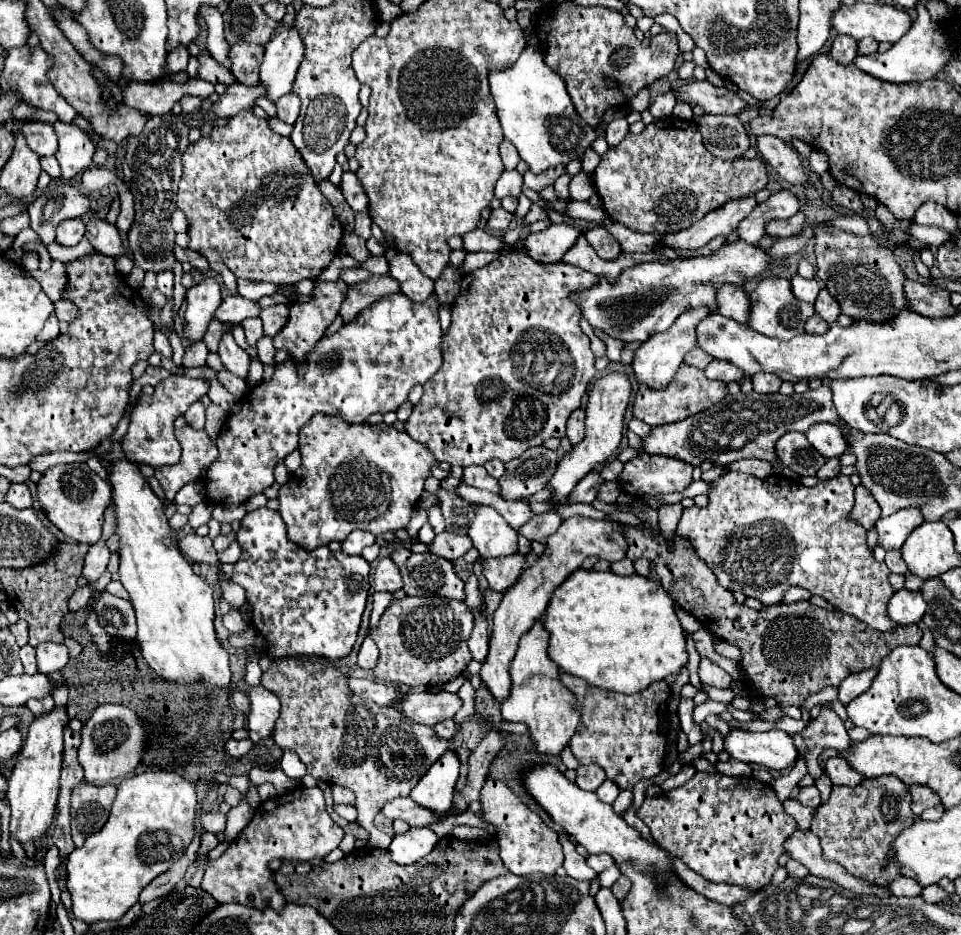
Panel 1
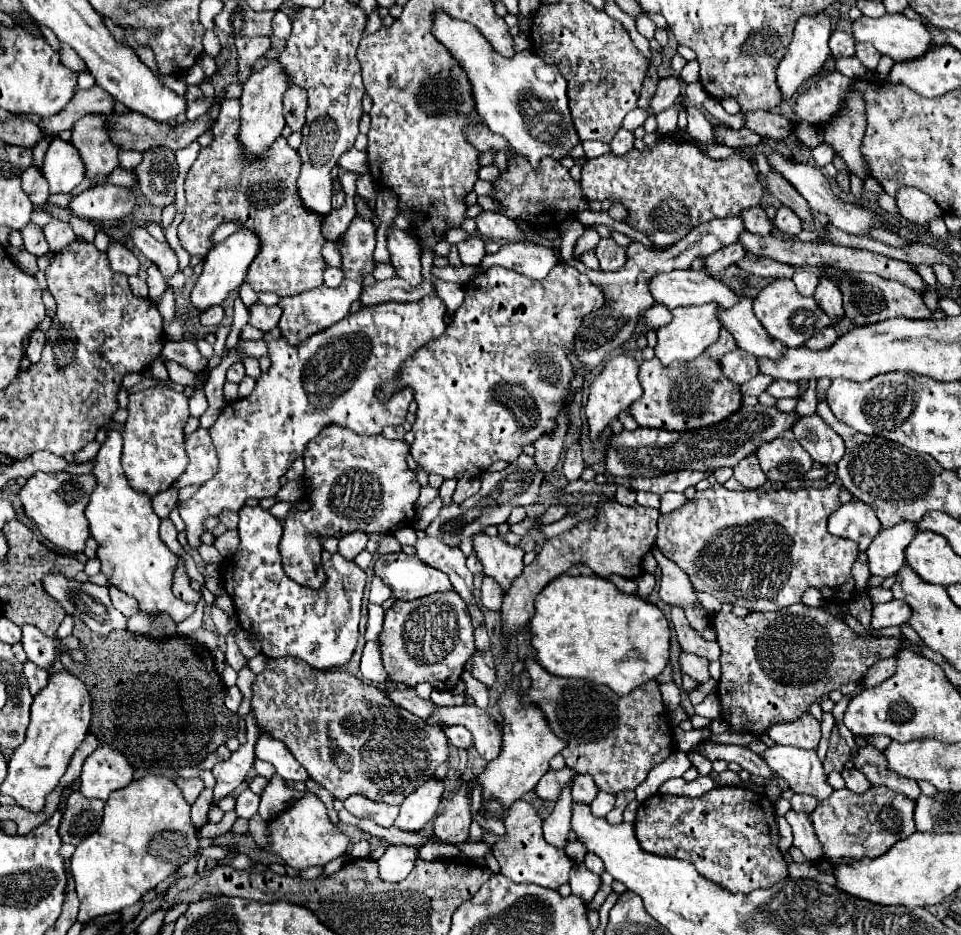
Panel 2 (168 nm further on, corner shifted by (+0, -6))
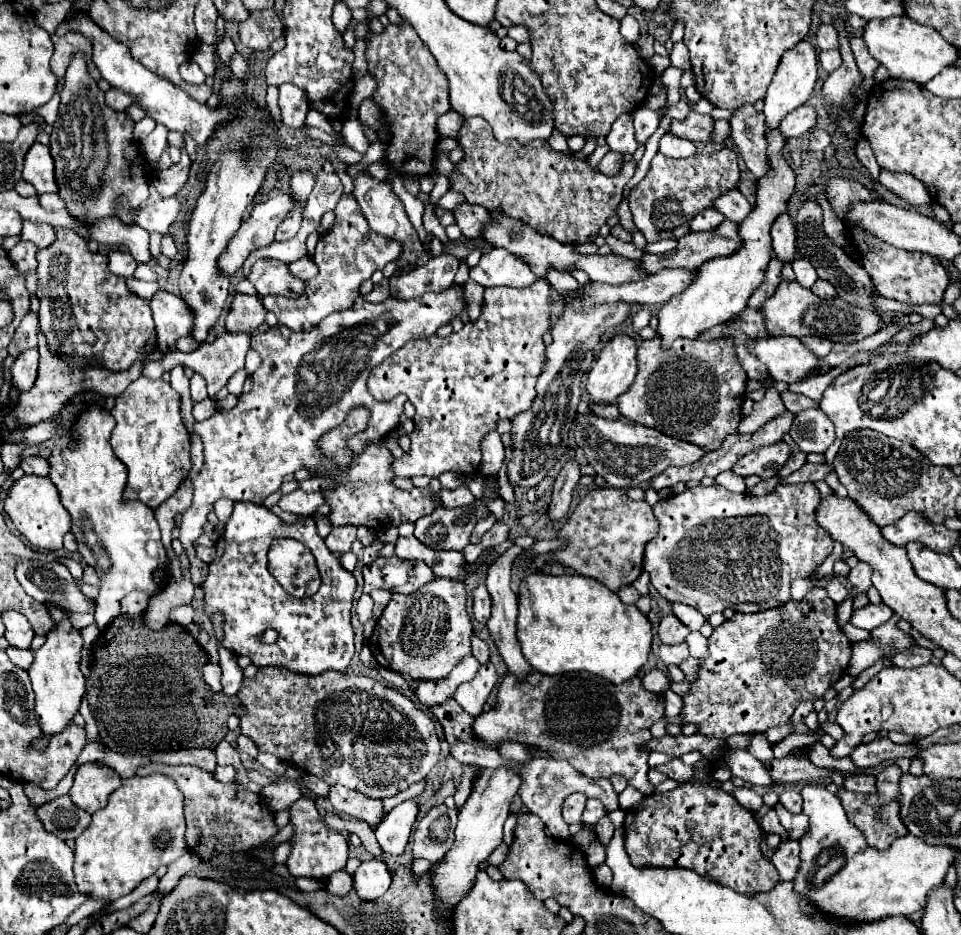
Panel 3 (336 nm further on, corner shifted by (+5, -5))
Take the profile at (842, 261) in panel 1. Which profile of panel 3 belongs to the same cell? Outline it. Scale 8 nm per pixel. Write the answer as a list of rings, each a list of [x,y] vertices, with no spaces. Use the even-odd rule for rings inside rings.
[[[743,104],[733,112],[731,136],[737,144],[741,158],[745,160],[747,168],[755,174],[757,180],[769,172],[767,162],[767,140],[765,140],[765,116],[755,112],[751,104]]]

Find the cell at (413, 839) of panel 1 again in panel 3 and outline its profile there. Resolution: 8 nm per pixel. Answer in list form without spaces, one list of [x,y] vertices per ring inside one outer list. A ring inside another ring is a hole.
[[[377,858],[363,862],[353,874],[353,884],[363,900],[375,900],[383,896],[391,886],[389,864]]]

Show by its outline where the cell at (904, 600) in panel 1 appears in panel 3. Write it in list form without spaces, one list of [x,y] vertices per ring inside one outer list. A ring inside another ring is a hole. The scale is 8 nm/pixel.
[[[879,602],[879,604],[867,604],[865,608],[855,610],[849,622],[857,628],[871,632],[871,630],[879,628],[881,624],[885,624],[891,616],[893,616],[893,610],[887,608],[883,602]]]

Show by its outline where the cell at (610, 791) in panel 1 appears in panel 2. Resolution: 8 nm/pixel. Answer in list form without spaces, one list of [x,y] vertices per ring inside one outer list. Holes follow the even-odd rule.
[[[598,791],[596,799],[590,805],[594,817],[606,817],[606,813],[612,811],[612,807],[614,807],[614,795],[610,795],[606,791]]]

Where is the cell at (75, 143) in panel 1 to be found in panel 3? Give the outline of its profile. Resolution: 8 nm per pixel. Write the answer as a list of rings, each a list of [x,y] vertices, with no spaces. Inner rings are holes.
[[[35,142],[25,156],[25,168],[23,168],[23,180],[31,182],[37,190],[37,194],[57,194],[57,178],[55,178],[55,164],[53,156],[49,152],[49,146],[43,146]]]

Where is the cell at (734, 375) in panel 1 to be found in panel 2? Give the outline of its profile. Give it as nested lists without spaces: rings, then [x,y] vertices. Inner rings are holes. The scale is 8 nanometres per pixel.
[[[736,349],[732,353],[728,353],[726,357],[722,357],[722,369],[726,373],[726,377],[730,377],[734,383],[746,383],[752,377],[756,377],[758,371],[758,359],[748,355],[742,349]]]

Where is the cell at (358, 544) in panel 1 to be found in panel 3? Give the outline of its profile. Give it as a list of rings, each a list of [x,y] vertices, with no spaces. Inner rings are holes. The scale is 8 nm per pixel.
[[[335,526],[331,534],[325,538],[325,544],[335,554],[345,554],[351,550],[353,542],[357,540],[357,528],[355,526]]]

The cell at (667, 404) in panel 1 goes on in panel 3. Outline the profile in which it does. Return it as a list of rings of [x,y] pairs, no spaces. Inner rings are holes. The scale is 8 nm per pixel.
[[[653,338],[639,344],[637,362],[639,372],[633,388],[617,400],[625,418],[707,450],[717,450],[725,436],[737,430],[747,374],[737,362],[731,342],[677,340],[671,350],[661,350],[659,338]]]

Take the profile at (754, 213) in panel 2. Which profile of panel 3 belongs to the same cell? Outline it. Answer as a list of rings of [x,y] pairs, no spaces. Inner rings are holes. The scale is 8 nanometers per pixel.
[[[731,190],[715,200],[715,210],[719,210],[727,220],[741,224],[741,220],[749,216],[749,210],[753,210],[753,206],[747,202],[747,198],[739,190]]]

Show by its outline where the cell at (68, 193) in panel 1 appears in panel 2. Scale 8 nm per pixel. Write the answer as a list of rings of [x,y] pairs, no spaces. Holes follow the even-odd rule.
[[[28,223],[28,225],[22,229],[22,247],[24,247],[28,253],[36,255],[36,257],[46,255],[46,253],[50,251],[50,247],[46,245],[46,239],[42,237],[42,227],[32,225],[32,223]]]

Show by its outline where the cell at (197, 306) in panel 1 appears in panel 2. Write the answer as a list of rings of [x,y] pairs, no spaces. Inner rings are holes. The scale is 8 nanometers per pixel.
[[[246,227],[238,229],[226,241],[218,243],[216,247],[212,247],[210,253],[206,255],[204,271],[202,271],[202,275],[198,277],[198,281],[196,281],[196,285],[192,289],[192,303],[194,303],[194,307],[198,311],[202,311],[202,309],[206,309],[210,305],[218,305],[218,303],[222,303],[228,297],[230,291],[238,289],[244,283],[246,271],[248,271],[250,263],[254,261],[254,257],[258,255],[260,247],[262,247],[260,237],[254,231],[246,229]]]

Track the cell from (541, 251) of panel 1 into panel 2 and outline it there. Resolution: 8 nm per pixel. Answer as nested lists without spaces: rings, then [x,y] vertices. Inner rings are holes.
[[[506,243],[498,253],[486,255],[480,263],[480,269],[490,267],[506,267],[530,279],[544,279],[550,269],[558,263],[556,255],[544,245],[528,245],[528,243]]]

